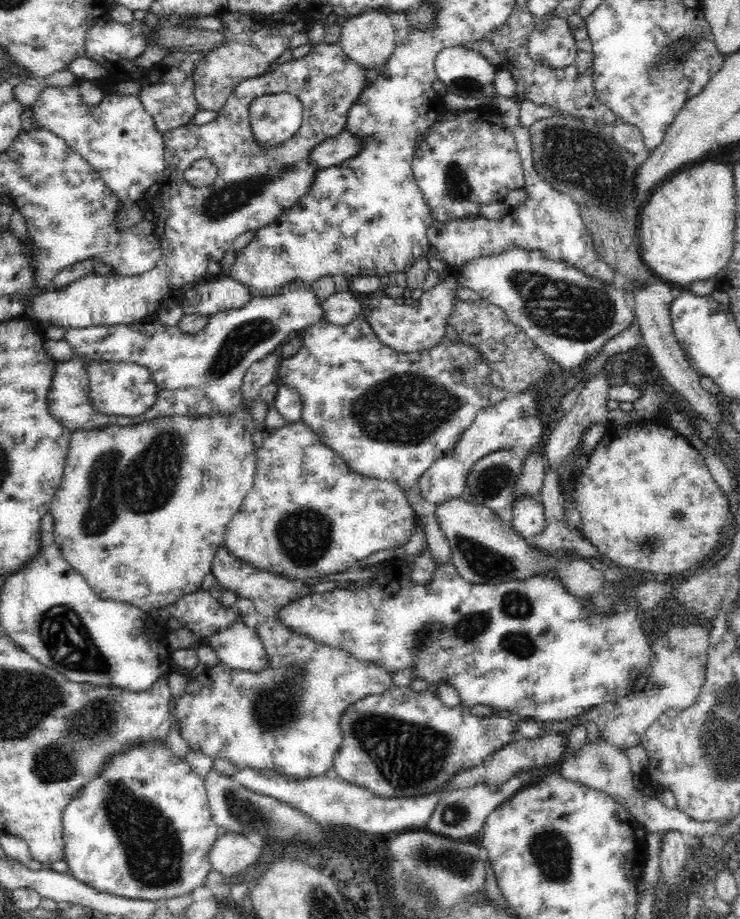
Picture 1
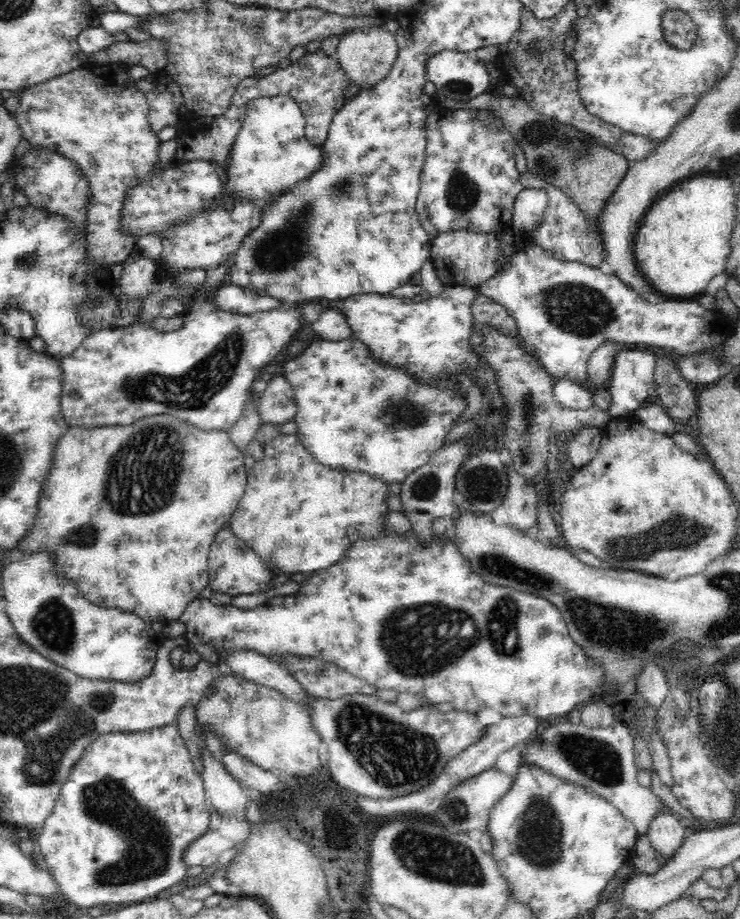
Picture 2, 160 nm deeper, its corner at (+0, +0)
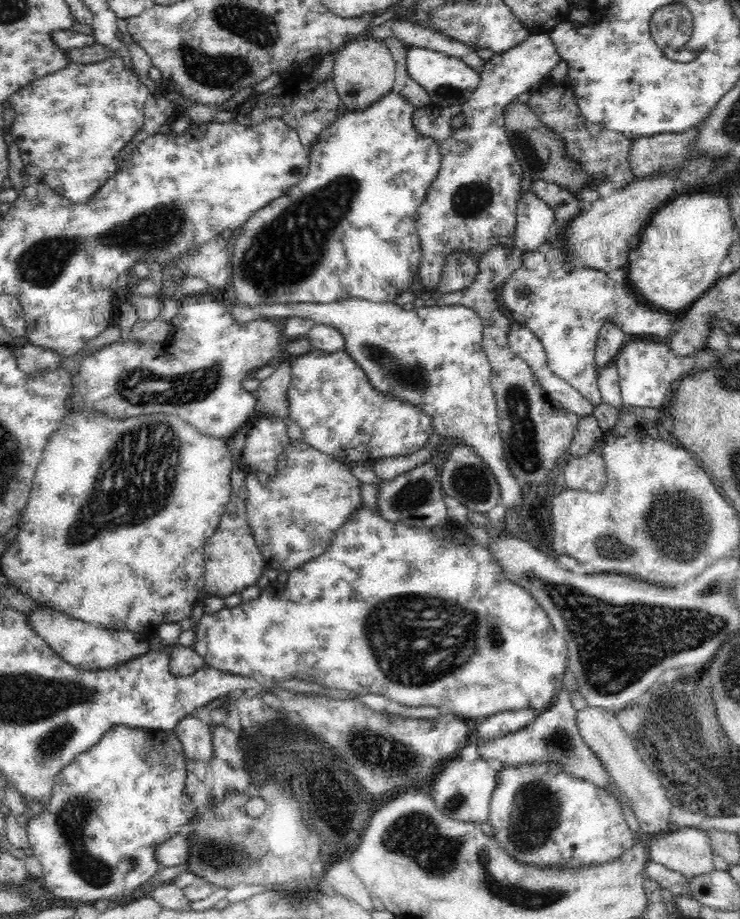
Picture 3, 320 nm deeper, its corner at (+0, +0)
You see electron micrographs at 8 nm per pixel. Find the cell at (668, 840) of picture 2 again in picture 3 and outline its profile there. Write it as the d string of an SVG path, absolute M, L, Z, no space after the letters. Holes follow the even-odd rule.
M588 705L582 710L577 710L576 726L581 737L590 747L590 750L598 757L605 771L614 779L615 784L625 792L629 804L639 822L639 830L642 835L656 835L669 833L675 829L670 819L672 804L666 795L658 774L648 769L641 760L641 755L636 751L635 743L620 727L616 715L600 707Z

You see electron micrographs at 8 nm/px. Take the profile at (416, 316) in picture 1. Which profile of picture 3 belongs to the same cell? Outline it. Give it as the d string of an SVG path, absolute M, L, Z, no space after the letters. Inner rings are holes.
M350 298L330 304L262 304L246 306L230 305L229 311L238 324L258 319L307 318L315 325L325 324L338 329L345 339L344 350L360 365L370 384L384 396L395 396L400 402L409 402L430 417L433 433L441 438L451 438L456 442L471 446L484 459L496 477L504 505L509 509L521 508L524 503L525 486L512 475L504 456L501 432L498 426L498 409L491 387L491 364L482 348L483 324L481 316L462 304L448 306L414 307L404 310L394 302L372 302Z

